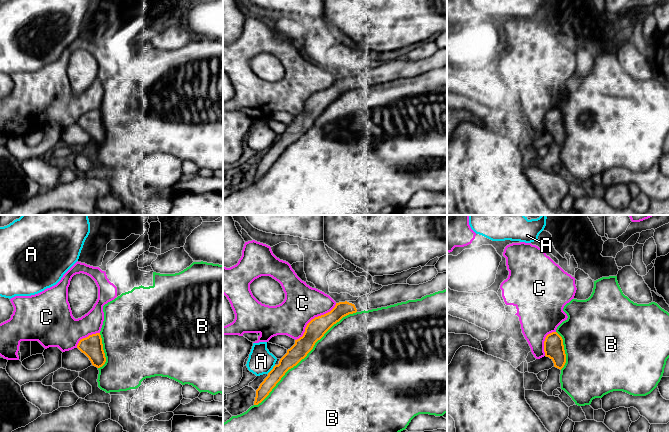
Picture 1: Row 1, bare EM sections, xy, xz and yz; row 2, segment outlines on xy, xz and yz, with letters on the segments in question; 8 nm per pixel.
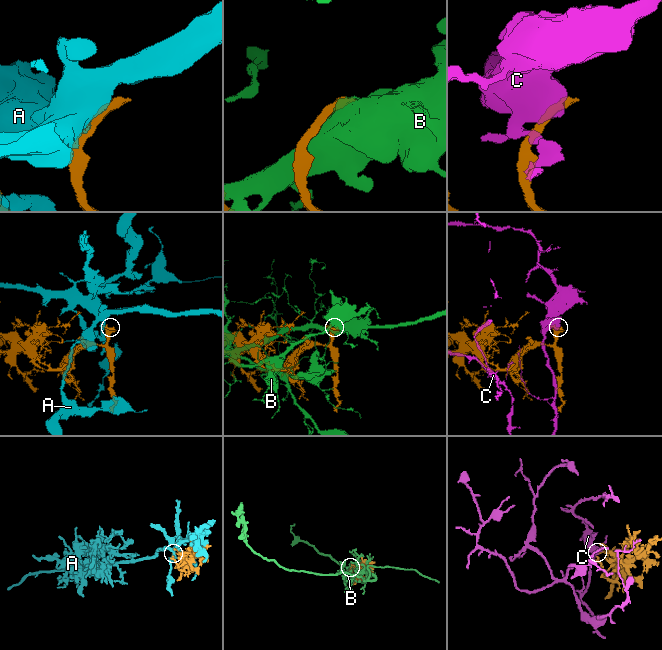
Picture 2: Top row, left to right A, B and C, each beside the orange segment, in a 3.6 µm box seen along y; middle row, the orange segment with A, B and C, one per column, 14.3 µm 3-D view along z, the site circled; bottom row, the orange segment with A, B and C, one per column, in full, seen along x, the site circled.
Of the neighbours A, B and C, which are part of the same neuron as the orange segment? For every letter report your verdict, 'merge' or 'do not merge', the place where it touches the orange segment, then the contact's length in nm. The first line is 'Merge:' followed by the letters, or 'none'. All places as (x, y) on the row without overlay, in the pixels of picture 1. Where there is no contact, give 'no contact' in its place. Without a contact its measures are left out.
Merge: none
A: do not merge; meets orange in xz at (272, 145); contact 100 nm long
B: do not merge; meets orange in xz at (304, 133); contact 1100 nm long
C: do not merge; meets orange in xz at (314, 94); contact 440 nm long

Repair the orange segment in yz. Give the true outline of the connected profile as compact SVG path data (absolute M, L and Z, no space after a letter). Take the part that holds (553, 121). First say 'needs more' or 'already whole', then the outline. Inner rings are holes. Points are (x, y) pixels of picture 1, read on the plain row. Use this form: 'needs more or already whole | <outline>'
already whole | M557 108L548 110L544 117L545 132L549 133L554 143L562 145L566 139L566 130L563 121L563 115Z

